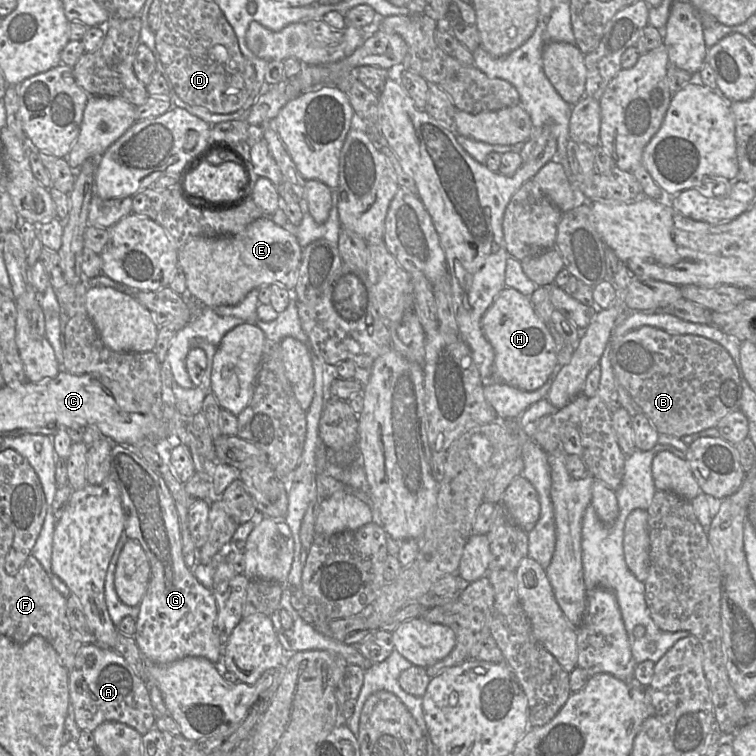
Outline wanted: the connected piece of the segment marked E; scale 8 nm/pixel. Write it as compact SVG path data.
M263 216L231 236L198 236L190 239L179 248L178 264L186 278L186 295L208 308L233 306L239 304L251 290L261 286L277 284L292 291L298 278L302 250L295 235L275 224L270 217Z

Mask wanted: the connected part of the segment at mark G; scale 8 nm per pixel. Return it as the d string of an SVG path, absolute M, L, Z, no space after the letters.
M116 444L110 454L110 475L121 493L125 514L125 533L144 549L150 565L150 579L139 604L134 638L142 655L155 663L168 664L187 656L201 656L216 664L222 658L222 643L216 626L217 604L211 589L204 587L183 559L177 511L172 496L160 474L138 455Z

